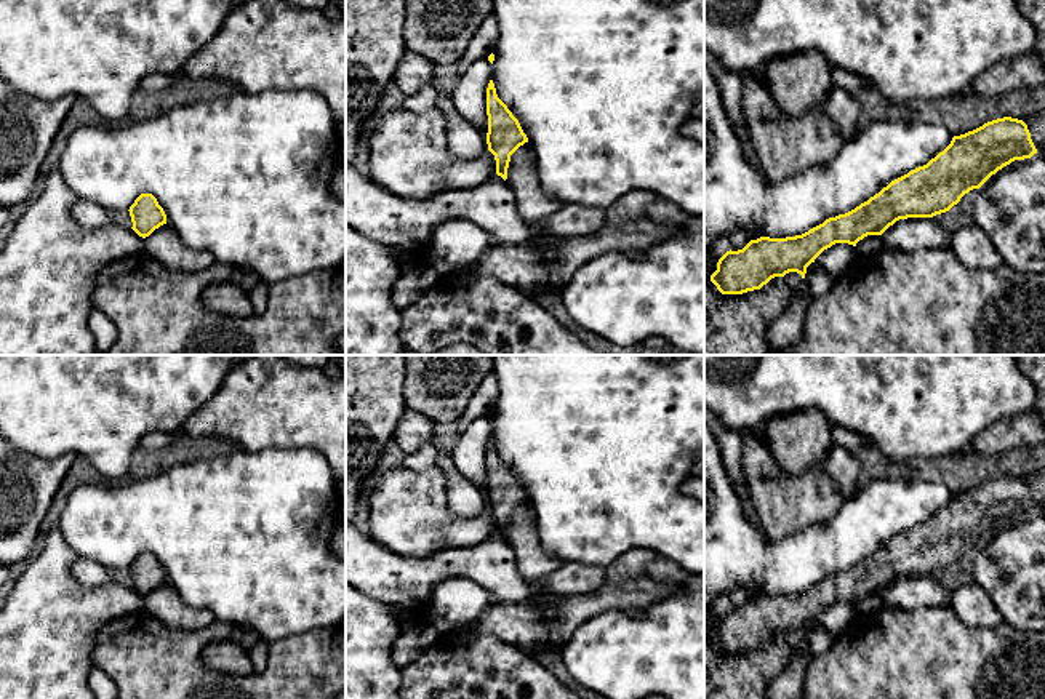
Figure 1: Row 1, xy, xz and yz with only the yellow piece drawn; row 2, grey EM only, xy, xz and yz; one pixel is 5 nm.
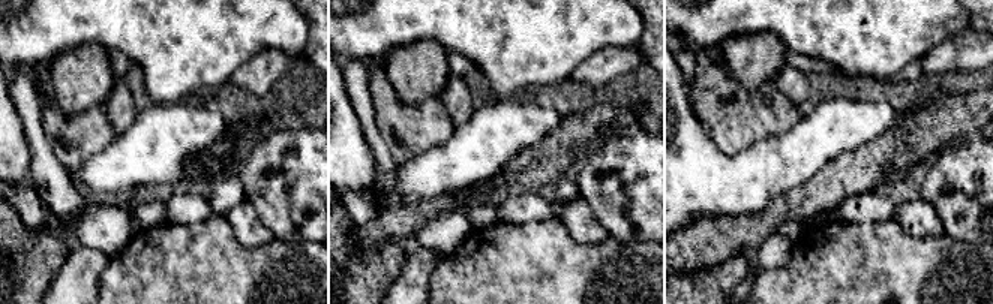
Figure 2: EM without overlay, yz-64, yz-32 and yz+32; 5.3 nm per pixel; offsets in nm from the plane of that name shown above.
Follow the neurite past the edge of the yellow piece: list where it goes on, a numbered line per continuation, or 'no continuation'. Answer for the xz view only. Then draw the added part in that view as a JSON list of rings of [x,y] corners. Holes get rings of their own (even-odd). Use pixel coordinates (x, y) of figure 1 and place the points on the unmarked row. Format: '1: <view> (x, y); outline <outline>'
no continuation

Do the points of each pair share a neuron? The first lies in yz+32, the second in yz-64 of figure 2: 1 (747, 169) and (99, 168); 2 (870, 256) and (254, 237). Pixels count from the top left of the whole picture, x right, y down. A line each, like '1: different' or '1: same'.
1: same
2: different

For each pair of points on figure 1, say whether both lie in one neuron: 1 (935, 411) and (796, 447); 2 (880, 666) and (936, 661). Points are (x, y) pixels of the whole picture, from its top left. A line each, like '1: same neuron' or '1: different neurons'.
1: different neurons
2: same neuron

